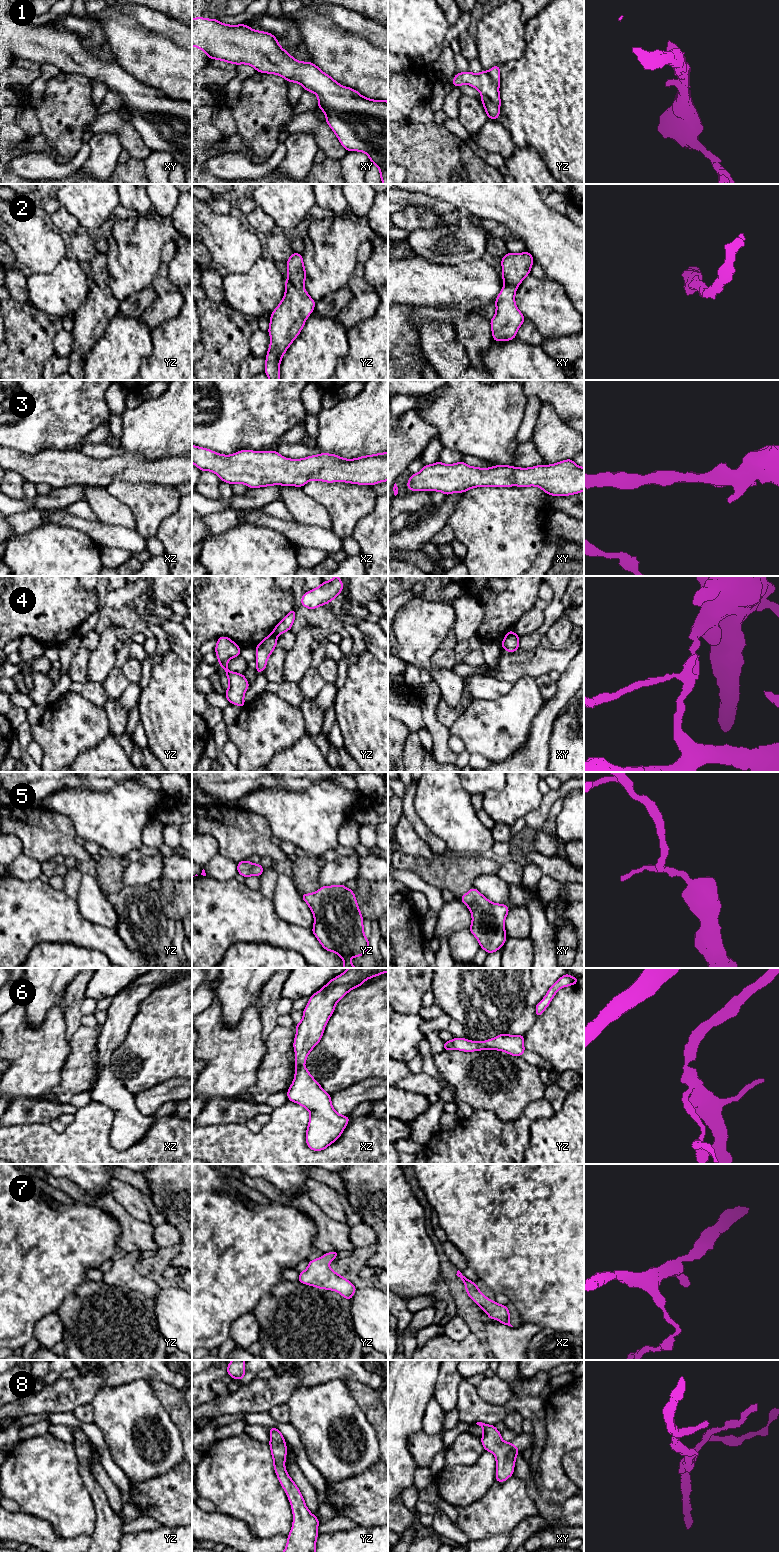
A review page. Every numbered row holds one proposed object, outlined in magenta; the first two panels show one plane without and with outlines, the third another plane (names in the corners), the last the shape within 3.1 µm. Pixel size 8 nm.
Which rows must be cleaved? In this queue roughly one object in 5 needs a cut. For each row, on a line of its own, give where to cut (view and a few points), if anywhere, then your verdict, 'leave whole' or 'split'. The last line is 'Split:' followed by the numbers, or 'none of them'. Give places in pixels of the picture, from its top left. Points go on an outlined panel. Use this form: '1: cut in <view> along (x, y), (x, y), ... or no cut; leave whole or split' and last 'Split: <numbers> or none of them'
1: no cut; leave whole
2: no cut; leave whole
3: no cut; leave whole
4: cut in yz along (272, 632), (276, 636); split
5: no cut; leave whole
6: no cut; leave whole
7: no cut; leave whole
8: no cut; leave whole
Split: 4

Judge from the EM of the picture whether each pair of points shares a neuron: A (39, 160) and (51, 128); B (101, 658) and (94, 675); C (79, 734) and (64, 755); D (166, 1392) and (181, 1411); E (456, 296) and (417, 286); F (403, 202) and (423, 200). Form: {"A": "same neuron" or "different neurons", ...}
{"A": "different neurons", "B": "same neuron", "C": "same neuron", "D": "same neuron", "E": "same neuron", "F": "same neuron"}

